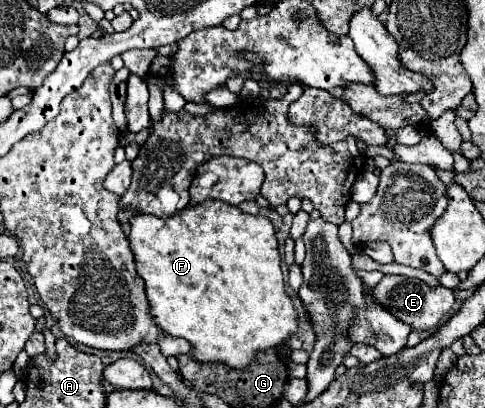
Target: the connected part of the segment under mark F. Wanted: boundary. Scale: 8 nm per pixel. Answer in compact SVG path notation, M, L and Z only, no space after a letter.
M208 201L190 205L168 219L136 215L130 219L130 227L128 241L134 251L136 271L146 283L150 313L166 335L184 337L192 345L192 359L222 361L234 369L246 369L260 351L280 347L296 335L298 311L286 293L278 239L268 217L248 215L228 203Z

